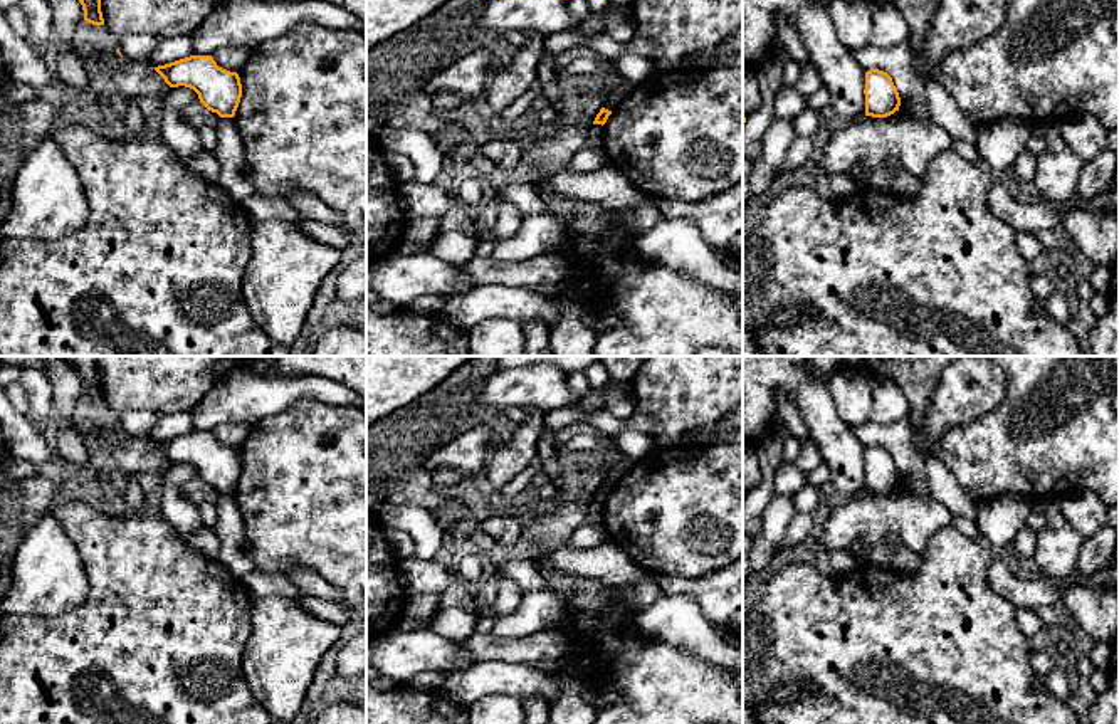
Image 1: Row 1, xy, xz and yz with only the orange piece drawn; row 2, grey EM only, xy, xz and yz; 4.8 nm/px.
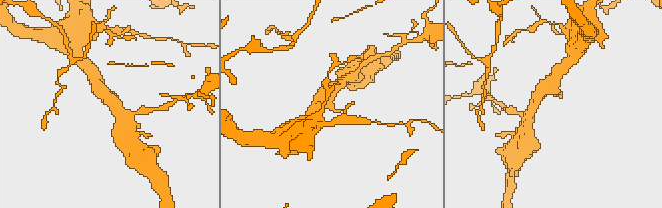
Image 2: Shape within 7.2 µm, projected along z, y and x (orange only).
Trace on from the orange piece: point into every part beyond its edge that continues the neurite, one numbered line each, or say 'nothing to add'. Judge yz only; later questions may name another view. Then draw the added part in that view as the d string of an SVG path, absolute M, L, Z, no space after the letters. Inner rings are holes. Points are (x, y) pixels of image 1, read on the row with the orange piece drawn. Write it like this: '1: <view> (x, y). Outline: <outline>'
nothing to add

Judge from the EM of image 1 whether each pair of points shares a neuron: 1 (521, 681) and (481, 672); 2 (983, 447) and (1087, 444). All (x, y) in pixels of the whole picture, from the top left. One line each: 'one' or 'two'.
1: one
2: one

